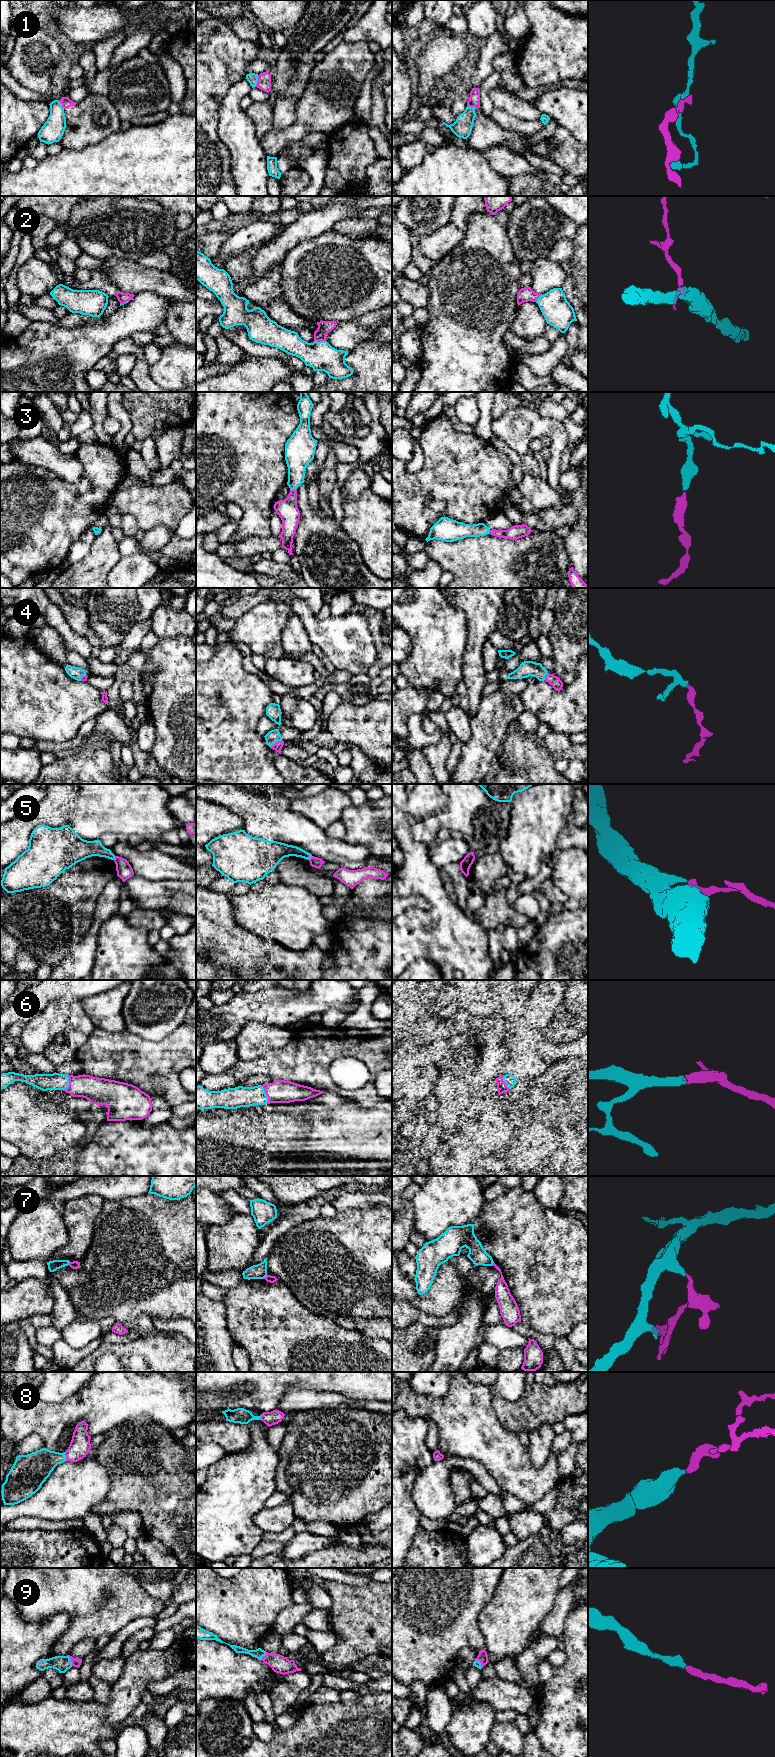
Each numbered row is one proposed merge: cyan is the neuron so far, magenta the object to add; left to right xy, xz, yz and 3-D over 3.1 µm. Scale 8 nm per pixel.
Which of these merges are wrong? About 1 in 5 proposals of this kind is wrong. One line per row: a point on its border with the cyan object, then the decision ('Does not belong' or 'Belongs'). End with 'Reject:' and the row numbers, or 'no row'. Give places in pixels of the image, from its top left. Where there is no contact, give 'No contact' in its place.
1: Touches cyan at xz (257, 81). Does not belong
2: Touches cyan at xz (320, 341). Belongs
3: Touches cyan at xz (293, 489). Belongs
4: Touches cyan at xz (276, 741). Belongs
5: Touches cyan at xy (114, 858). Does not belong
6: Touches cyan at xz (265, 1094). Belongs
7: Touches cyan at xz (265, 1276). Does not belong
8: Touches cyan at xy (65, 1456). Belongs
9: Touches cyan at xy (70, 1660). Belongs
Reject: 1, 5, 7

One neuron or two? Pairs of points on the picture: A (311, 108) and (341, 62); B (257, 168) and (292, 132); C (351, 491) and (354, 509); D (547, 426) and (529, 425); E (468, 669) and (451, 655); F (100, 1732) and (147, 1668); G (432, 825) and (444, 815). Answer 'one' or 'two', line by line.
A: one
B: two
C: two
D: one
E: two
F: two
G: two

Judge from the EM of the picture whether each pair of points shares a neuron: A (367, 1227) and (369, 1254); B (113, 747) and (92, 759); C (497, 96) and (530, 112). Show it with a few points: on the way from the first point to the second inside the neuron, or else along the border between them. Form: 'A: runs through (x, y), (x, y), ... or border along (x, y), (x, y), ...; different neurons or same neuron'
A: runs through (367, 1234), (367, 1247); same neuron
B: border along (107, 747), (112, 761), (112, 772); different neurons
C: runs through (505, 100), (522, 109); same neuron

